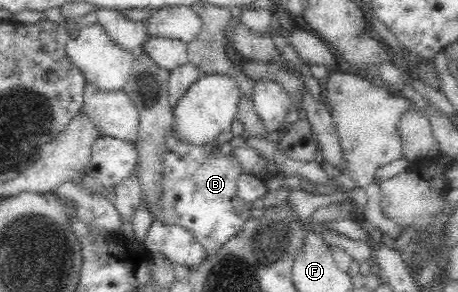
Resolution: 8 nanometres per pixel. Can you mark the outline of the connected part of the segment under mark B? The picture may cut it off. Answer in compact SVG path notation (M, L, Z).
M177 125L162 131L162 161L156 195L140 195L140 208L147 209L153 221L176 224L188 228L205 253L214 253L226 239L236 235L246 220L251 218L252 201L238 193L240 177L244 169L234 153L222 153L212 149L208 143L192 143L179 139Z

